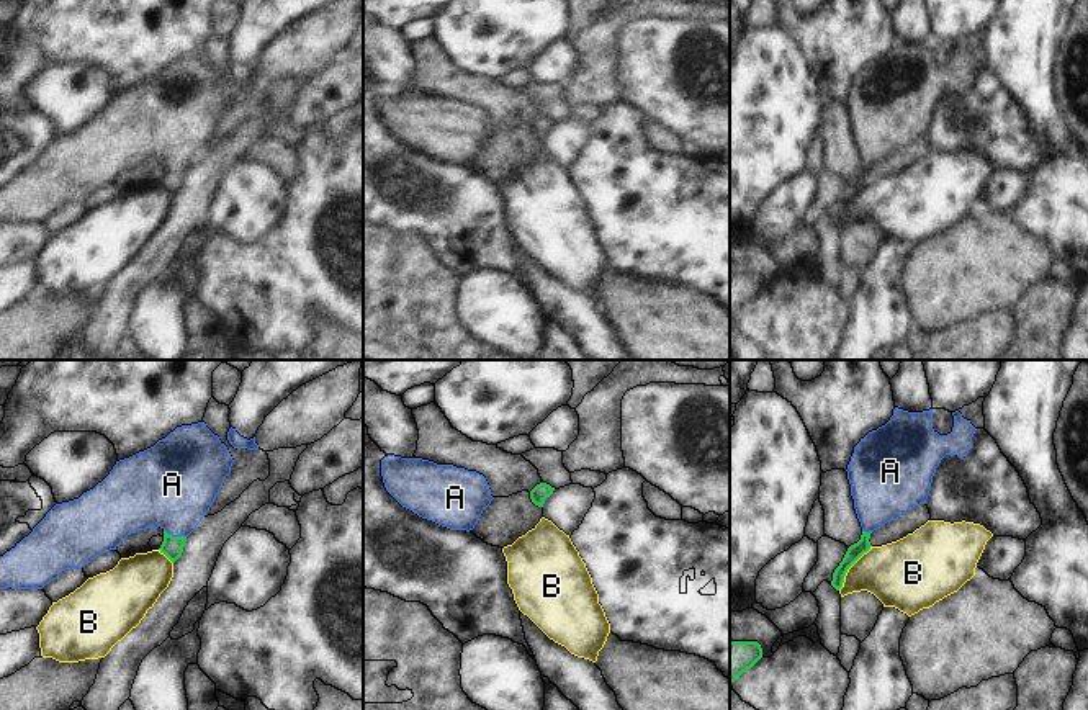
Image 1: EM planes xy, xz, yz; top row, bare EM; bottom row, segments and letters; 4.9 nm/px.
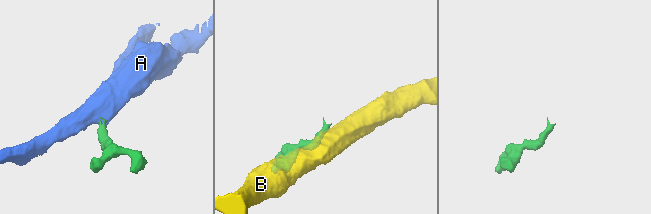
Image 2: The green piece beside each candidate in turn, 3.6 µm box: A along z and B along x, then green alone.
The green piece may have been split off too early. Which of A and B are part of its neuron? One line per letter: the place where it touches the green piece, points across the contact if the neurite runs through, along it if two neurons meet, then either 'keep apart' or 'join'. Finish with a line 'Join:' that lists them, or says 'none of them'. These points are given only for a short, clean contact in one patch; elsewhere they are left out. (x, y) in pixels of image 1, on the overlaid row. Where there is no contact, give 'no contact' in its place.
A: xy (175, 537) | across xy (172, 547), (175, 537), (172, 486) | join
B: yz (849, 566) | keep apart
Join: A

